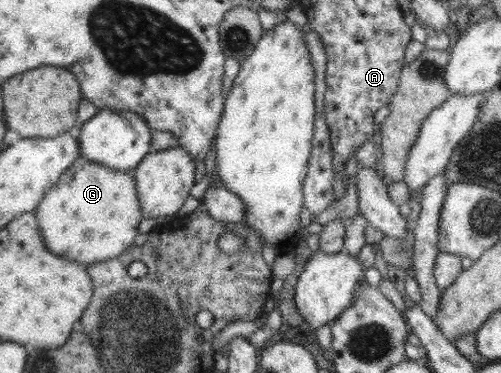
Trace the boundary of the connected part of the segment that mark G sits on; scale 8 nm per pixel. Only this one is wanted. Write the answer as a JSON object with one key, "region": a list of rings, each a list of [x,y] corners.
{"region":[[[79,156],[35,208],[45,247],[52,253],[89,265],[116,258],[134,244],[142,220],[138,184],[132,172],[112,170]]]}

